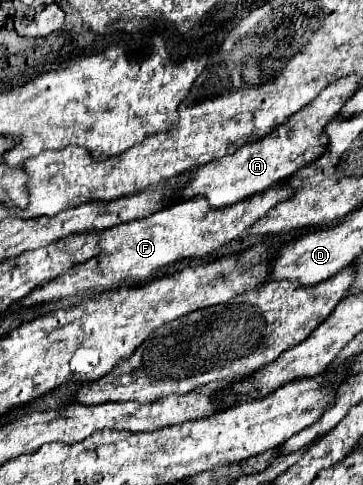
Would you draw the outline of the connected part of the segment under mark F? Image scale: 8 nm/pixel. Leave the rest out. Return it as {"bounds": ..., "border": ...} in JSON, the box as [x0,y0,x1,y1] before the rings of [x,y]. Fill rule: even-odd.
{"bounds":[21,183,293,307],"border":[[[279,183],[269,187],[267,191],[259,191],[253,197],[247,197],[223,209],[209,207],[207,199],[203,197],[191,197],[179,201],[179,205],[171,205],[171,209],[163,209],[163,213],[153,213],[151,217],[127,221],[111,229],[105,229],[101,233],[101,243],[99,243],[103,245],[103,253],[99,253],[95,261],[87,261],[87,265],[75,265],[75,269],[69,269],[63,277],[51,281],[51,285],[43,285],[43,289],[35,289],[35,293],[31,293],[31,297],[25,297],[21,303],[25,307],[29,307],[31,303],[51,305],[65,299],[73,299],[91,289],[109,289],[123,281],[149,279],[161,267],[177,263],[181,259],[207,257],[215,253],[219,247],[223,247],[225,243],[243,235],[273,205],[291,197],[291,193],[293,193],[291,189]]]}

